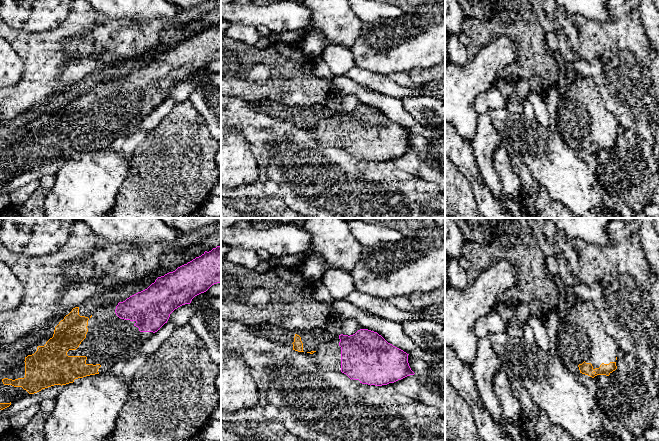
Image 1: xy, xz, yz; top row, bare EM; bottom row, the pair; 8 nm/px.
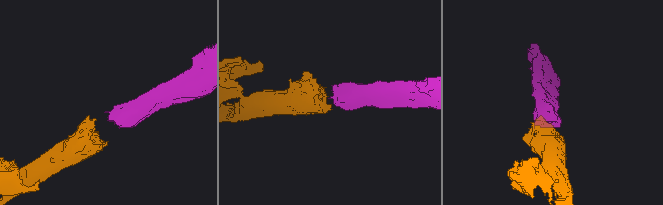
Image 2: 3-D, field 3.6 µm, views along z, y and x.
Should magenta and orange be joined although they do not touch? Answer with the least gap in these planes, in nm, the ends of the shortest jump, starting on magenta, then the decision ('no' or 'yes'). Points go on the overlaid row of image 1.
gap 190 nm; span xy (115, 312), (91, 315); yes

